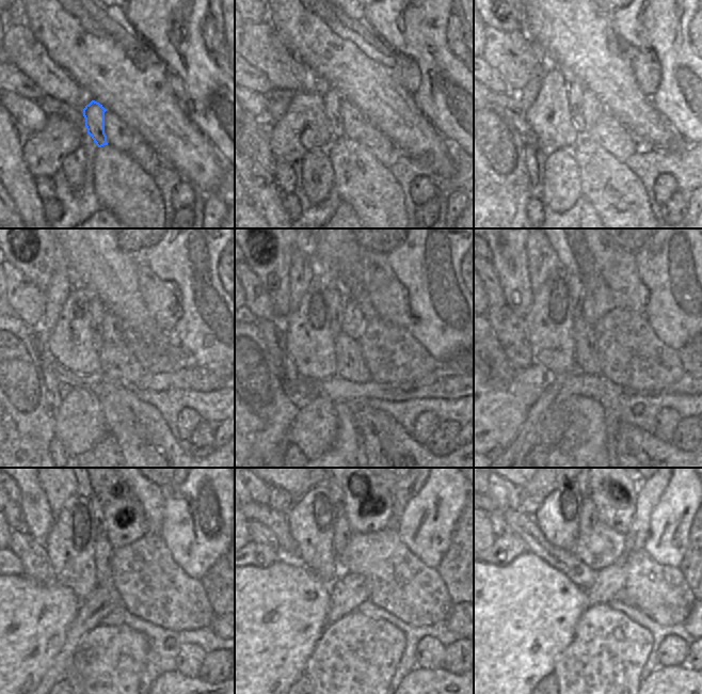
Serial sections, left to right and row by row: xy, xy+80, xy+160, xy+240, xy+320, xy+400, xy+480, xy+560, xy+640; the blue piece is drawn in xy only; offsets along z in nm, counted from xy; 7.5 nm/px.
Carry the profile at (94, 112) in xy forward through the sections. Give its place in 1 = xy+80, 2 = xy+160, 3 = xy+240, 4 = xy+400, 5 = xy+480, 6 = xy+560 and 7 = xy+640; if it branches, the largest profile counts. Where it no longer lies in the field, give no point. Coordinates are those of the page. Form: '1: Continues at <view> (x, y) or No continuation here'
1: Continues at xy+80 (332, 98)
2: Continues at xy+160 (574, 88)
3: Continues at xy+240 (97, 310)
4: Continues at xy+400 (577, 290)
5: Continues at xy+480 (95, 504)
6: Continues at xy+560 (337, 493)
7: Continues at xy+640 (584, 489).

